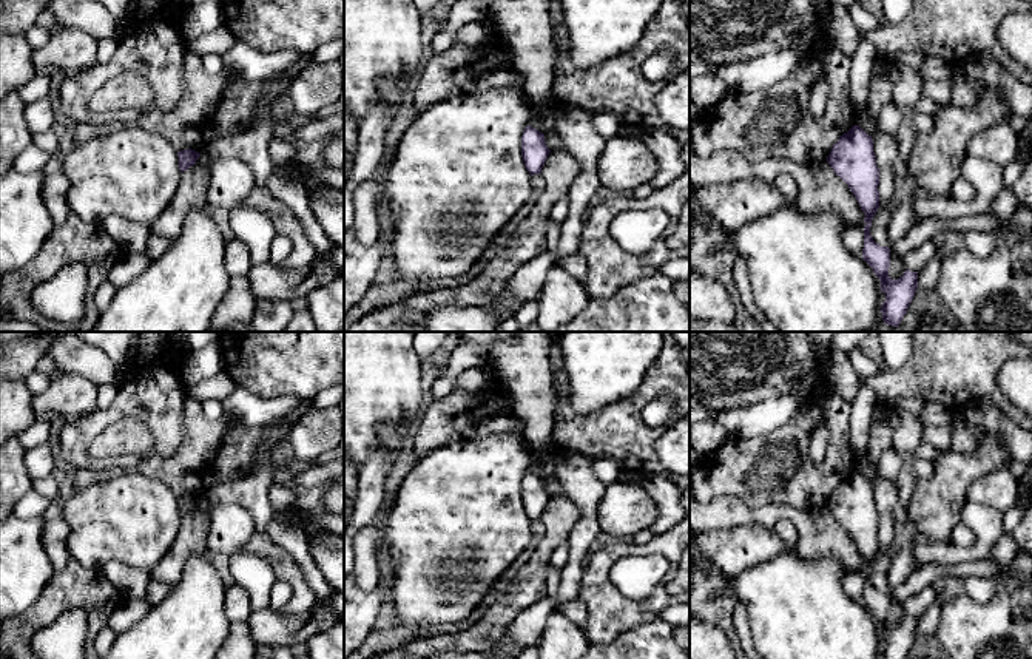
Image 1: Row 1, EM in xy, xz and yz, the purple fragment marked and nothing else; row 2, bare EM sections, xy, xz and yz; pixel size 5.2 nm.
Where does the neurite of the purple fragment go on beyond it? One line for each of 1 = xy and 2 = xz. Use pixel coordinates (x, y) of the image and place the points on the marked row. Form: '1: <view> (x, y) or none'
1: none
2: none

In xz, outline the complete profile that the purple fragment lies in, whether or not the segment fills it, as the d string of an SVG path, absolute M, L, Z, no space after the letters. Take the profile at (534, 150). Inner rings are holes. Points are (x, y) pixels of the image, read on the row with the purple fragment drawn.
M528 125L521 136L521 157L531 176L541 173L549 153L545 134Z

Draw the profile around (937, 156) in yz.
M986 86L970 106L939 105L933 116L933 130L918 133L910 154L910 167L919 181L921 193L950 196L961 176L970 140L986 128L1004 122L1010 111L1007 99L990 86Z

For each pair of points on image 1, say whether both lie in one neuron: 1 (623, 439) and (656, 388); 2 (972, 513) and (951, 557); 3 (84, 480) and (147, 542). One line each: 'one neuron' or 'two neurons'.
1: one neuron
2: one neuron
3: two neurons

